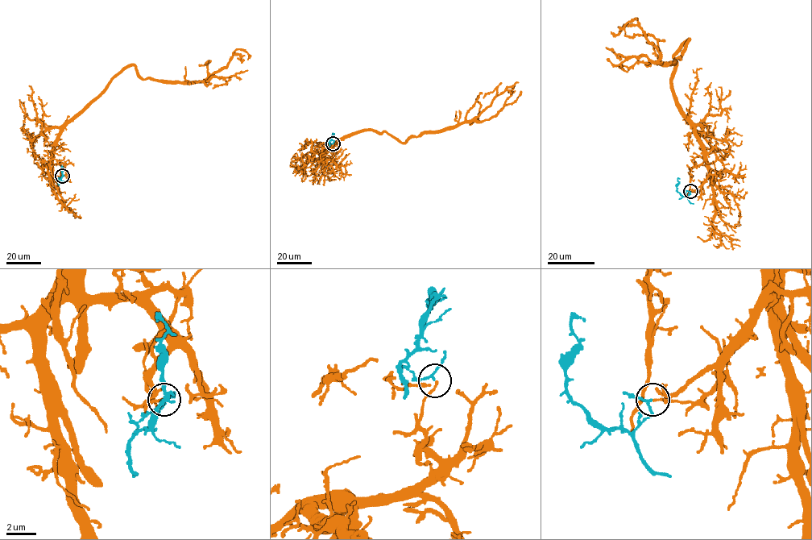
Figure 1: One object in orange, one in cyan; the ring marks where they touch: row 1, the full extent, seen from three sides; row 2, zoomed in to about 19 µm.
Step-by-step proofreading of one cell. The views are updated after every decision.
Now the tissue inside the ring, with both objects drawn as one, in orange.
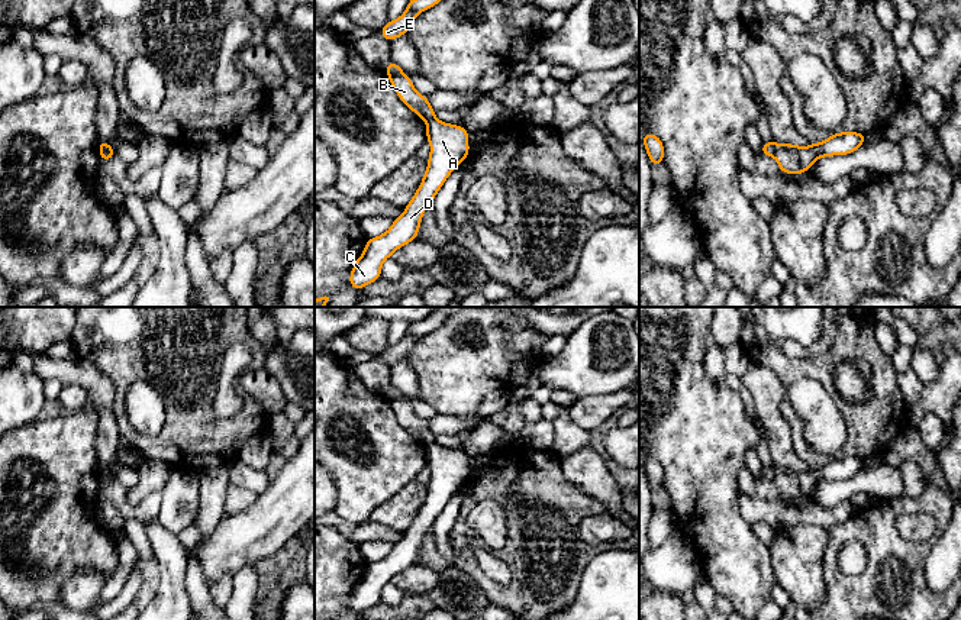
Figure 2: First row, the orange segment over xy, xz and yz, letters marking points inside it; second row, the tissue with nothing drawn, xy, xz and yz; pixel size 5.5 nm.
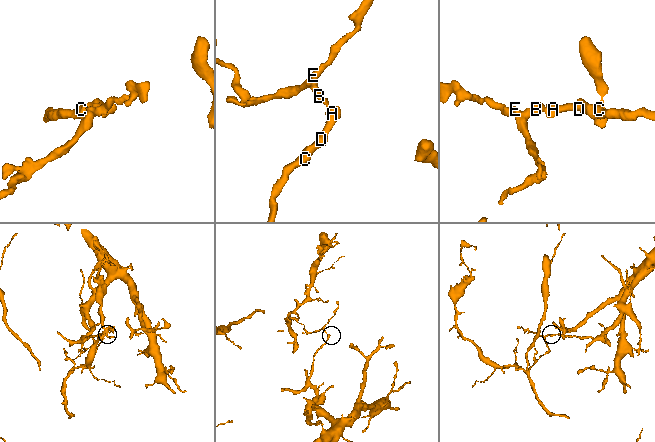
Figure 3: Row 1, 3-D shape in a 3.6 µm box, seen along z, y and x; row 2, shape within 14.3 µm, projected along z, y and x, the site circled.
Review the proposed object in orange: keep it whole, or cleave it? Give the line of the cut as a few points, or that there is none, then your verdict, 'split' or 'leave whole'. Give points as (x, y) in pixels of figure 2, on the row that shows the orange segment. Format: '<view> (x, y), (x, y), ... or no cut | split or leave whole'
yz (776, 144), (773, 155) | split

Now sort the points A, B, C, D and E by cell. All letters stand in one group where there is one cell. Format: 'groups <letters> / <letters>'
groups A C D / B E

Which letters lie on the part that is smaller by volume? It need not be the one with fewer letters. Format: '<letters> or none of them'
B, E

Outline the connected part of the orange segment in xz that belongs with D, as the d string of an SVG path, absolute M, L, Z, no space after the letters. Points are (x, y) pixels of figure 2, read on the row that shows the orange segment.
M435 117L426 120L426 139L430 155L423 180L404 213L394 219L391 227L367 240L362 255L354 264L349 285L361 290L381 277L383 262L391 254L417 238L422 216L433 201L449 174L470 154L468 130L464 126L449 125Z

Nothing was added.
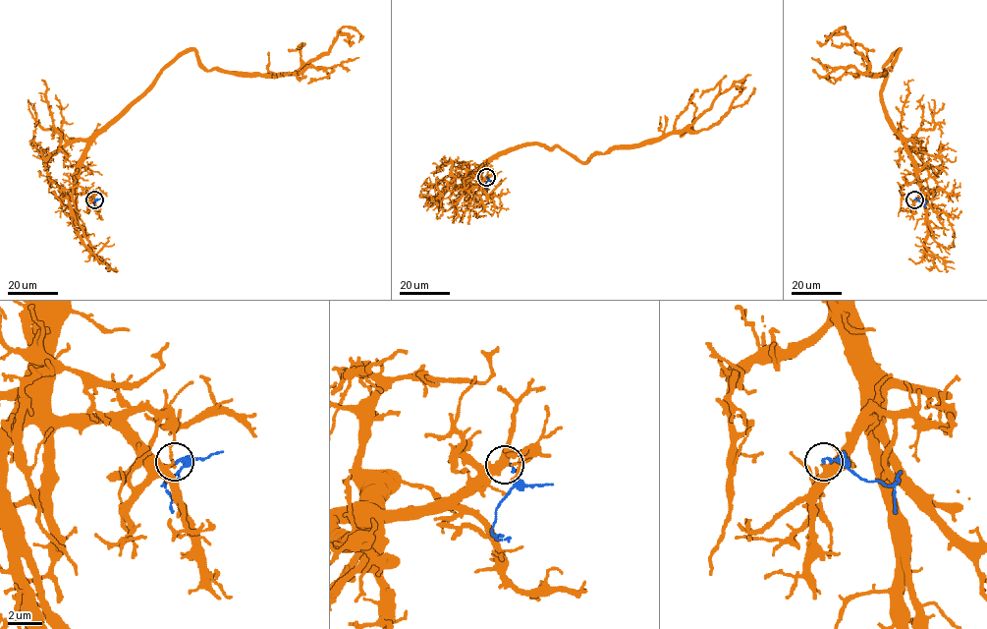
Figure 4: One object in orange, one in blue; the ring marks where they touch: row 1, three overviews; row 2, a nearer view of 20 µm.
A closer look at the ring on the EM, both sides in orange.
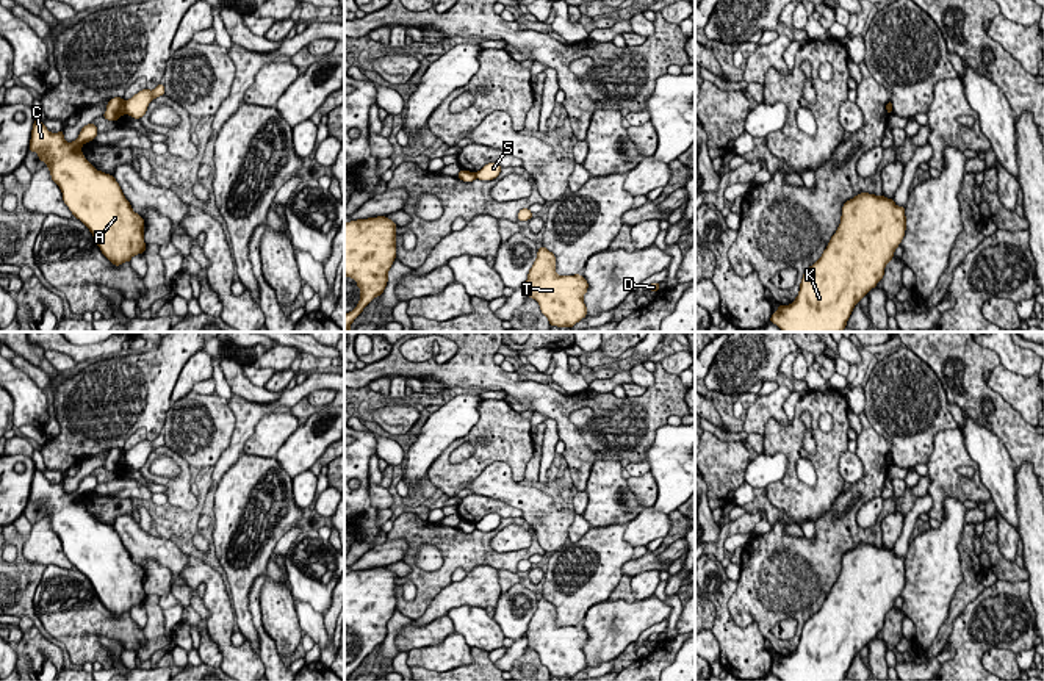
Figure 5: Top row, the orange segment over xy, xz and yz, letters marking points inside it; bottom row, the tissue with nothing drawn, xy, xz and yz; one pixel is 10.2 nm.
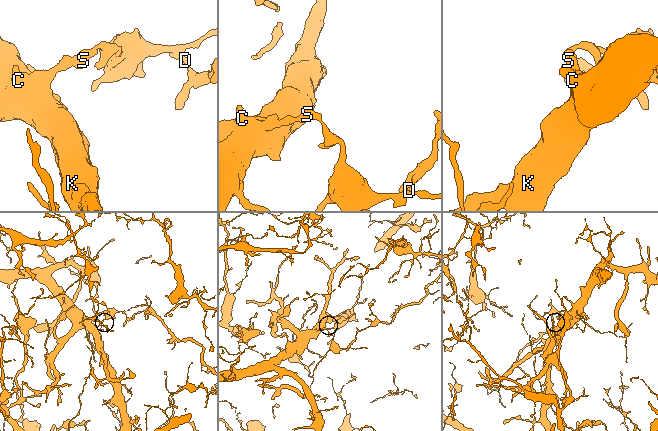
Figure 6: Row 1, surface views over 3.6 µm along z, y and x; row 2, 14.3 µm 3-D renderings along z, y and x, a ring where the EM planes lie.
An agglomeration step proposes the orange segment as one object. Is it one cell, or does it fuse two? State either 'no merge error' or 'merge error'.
merge error

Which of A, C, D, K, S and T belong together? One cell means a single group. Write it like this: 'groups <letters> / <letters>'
groups A C K / D S T

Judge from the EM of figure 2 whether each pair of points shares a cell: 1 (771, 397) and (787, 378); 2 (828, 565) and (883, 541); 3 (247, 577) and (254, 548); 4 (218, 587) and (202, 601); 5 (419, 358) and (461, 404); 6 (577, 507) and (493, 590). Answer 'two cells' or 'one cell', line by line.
1: two cells
2: one cell
3: two cells
4: two cells
5: one cell
6: one cell

